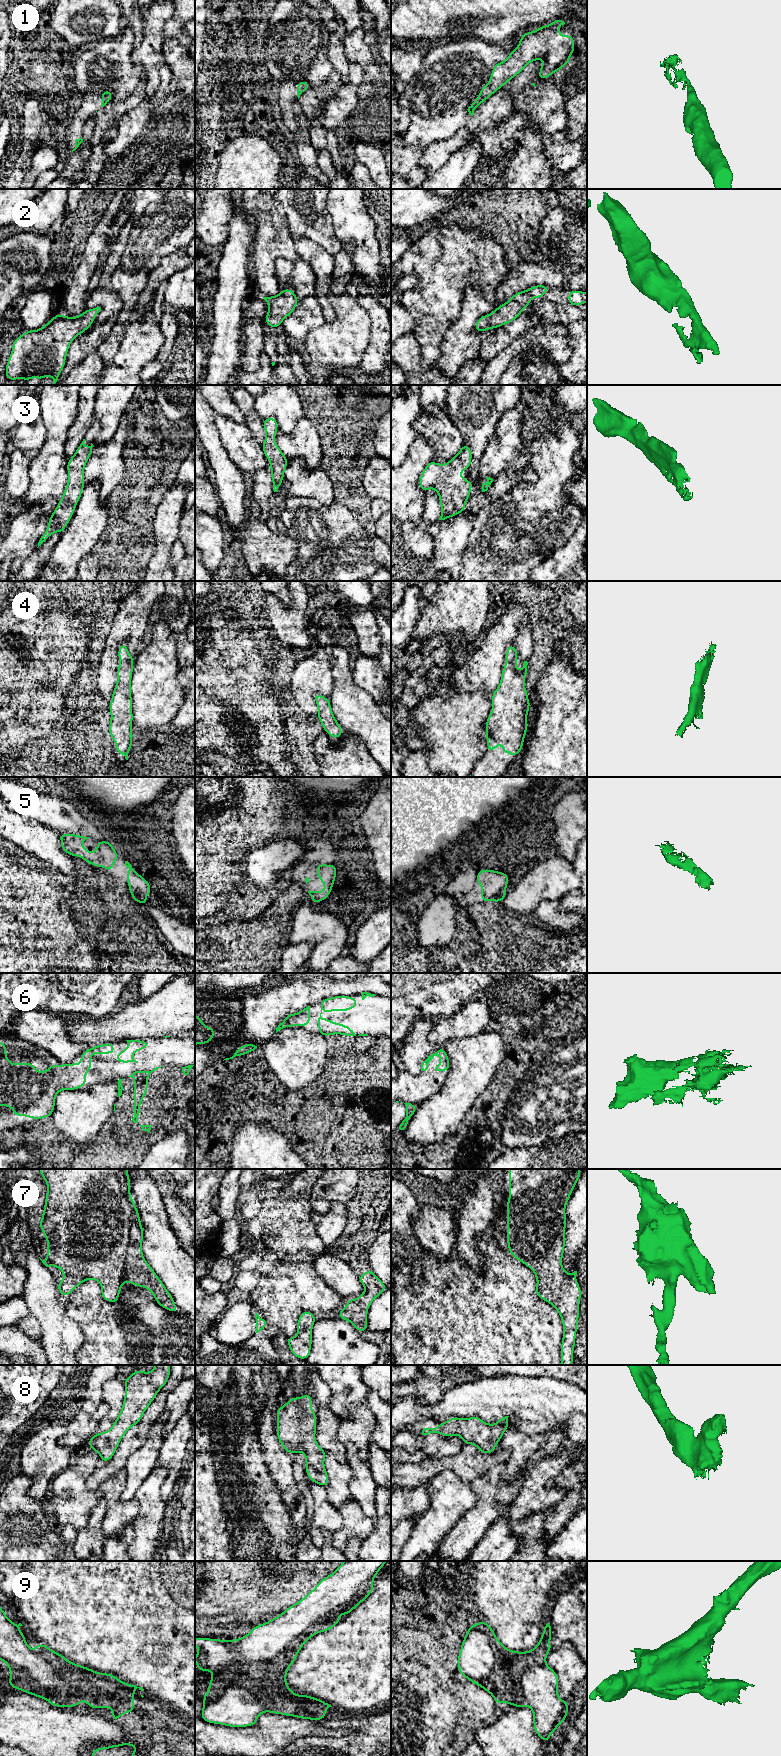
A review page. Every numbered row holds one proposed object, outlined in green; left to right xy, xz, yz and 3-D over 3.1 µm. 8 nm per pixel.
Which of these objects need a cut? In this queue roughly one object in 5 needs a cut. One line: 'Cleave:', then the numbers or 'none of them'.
Cleave: 9

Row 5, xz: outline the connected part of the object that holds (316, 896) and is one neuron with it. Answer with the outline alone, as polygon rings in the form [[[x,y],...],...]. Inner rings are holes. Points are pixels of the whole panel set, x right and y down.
[[[317,864],[317,877],[325,886],[324,891],[308,891],[311,902],[322,902],[330,895],[336,878],[337,868],[334,864]]]

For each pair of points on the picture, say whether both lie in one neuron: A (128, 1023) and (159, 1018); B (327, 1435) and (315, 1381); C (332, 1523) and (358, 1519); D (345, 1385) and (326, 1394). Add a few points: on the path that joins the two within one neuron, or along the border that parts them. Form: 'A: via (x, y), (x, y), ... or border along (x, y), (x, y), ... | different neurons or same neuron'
A: via (136, 1018), (151, 1018) | same neuron
B: via (326, 1422), (322, 1394) | same neuron
C: border along (337, 1509), (342, 1519), (342, 1525), (332, 1533) | different neurons
D: border along (322, 1379), (331, 1392), (329, 1407) | different neurons

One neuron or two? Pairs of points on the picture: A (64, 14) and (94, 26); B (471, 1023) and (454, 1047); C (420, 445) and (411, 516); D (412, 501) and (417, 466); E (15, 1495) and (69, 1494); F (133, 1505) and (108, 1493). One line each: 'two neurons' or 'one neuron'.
A: one neuron
B: two neurons
C: one neuron
D: one neuron
E: two neurons
F: one neuron

